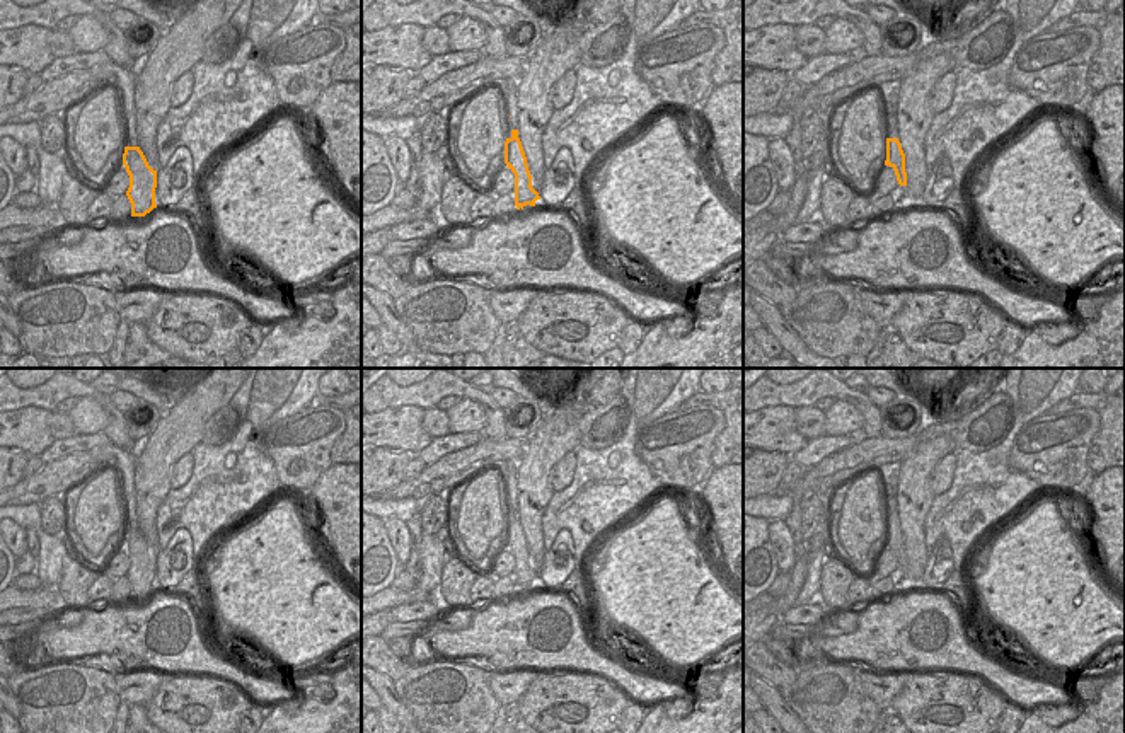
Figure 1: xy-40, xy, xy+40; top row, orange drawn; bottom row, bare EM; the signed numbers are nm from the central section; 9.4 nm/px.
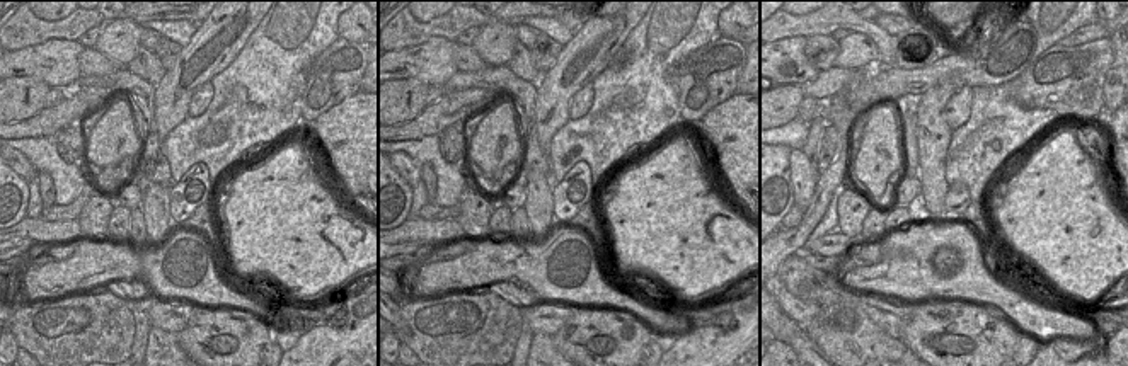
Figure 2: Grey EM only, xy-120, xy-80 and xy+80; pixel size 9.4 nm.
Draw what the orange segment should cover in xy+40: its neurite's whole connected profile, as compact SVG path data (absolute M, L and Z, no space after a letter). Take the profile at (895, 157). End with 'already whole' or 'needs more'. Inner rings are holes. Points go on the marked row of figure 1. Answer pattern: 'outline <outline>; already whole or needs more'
outline M886 114L885 124L886 124L885 165L890 165L895 170L895 176L900 186L907 186L905 153L900 143L897 114Z; needs more

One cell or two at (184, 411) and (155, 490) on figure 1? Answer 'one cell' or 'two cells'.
one cell

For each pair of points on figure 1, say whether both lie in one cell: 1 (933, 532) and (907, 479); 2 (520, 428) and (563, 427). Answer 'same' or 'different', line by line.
1: different
2: different

